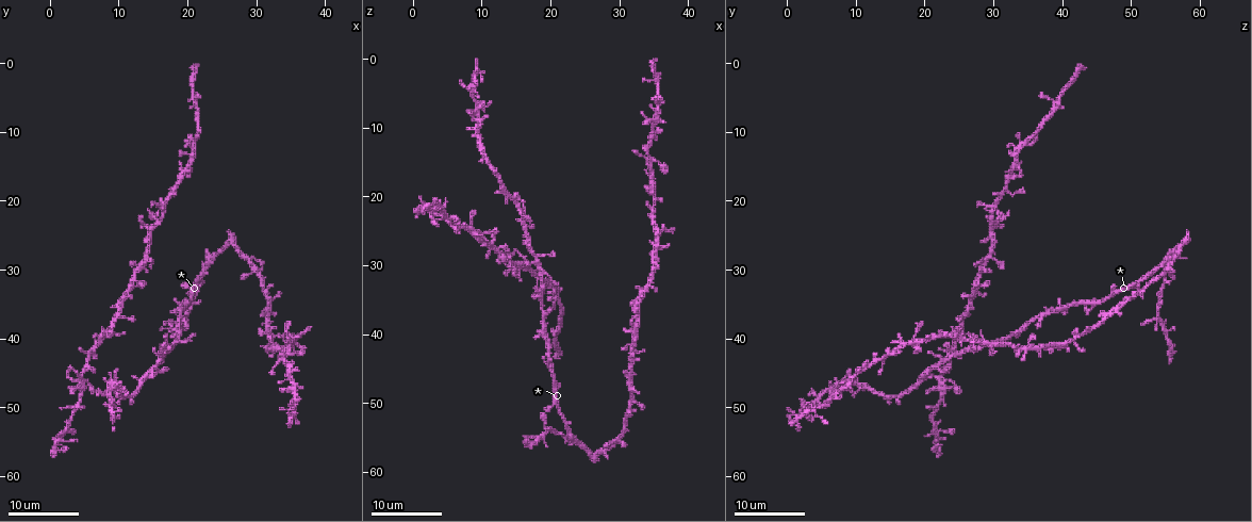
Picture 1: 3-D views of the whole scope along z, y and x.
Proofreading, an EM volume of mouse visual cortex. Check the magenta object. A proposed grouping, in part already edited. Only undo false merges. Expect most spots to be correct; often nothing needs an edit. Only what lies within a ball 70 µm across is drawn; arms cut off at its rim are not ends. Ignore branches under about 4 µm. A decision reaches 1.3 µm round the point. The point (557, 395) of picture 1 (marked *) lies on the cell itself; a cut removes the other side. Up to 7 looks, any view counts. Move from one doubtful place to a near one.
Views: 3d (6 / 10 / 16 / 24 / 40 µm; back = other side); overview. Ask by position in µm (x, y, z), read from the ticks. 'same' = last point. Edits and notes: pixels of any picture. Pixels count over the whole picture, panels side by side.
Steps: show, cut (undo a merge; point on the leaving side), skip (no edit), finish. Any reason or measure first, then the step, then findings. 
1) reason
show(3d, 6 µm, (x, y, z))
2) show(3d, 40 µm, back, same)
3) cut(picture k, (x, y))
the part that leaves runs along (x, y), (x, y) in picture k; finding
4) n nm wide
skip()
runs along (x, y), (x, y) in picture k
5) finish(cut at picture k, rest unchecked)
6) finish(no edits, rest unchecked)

show(3d, 24 µm, (15.5, 42.5, 23.5))

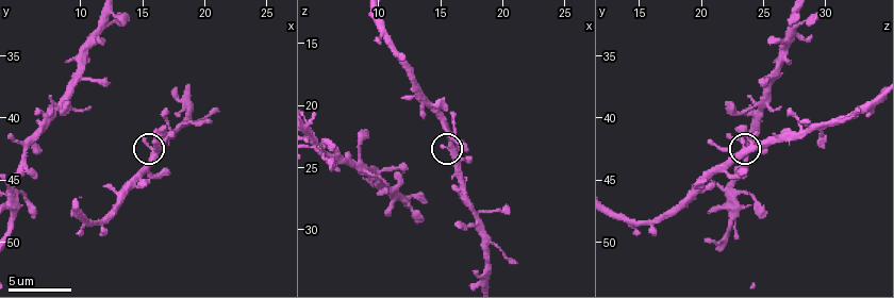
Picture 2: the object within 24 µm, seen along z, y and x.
show(3d, 10 µm, (15.4, 42.6, 23.4))

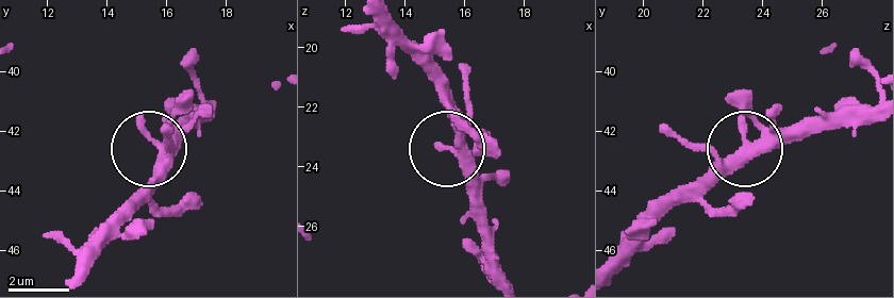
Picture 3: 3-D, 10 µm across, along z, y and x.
skip()
runs along (871, 109), (825, 111), (772, 129), (733, 149), (683, 200) in picture 3; one cell here

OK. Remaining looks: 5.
thin neck
show(3d, 24 µm, (9.5, 47.0, 10.5))

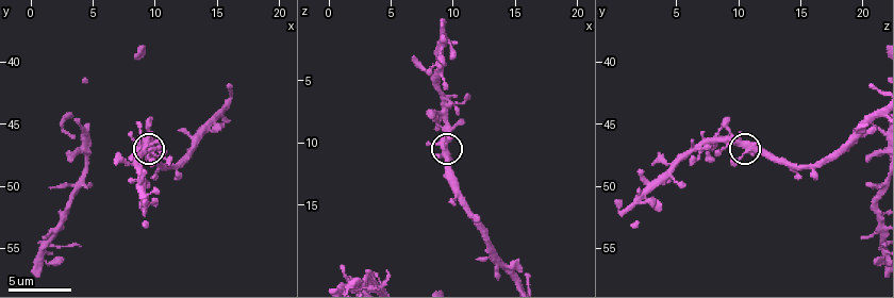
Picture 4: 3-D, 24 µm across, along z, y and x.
show(3d, 10 µm, (9.4, 47.0, 10.6))

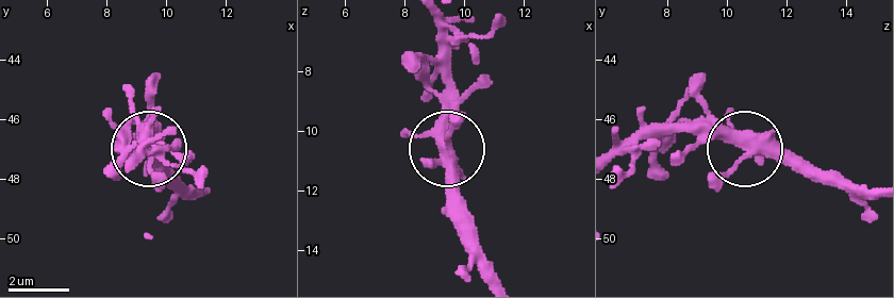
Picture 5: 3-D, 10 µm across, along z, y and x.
340 nm wide
skip()
all the same cell

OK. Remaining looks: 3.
a fork
show(3d, 10 µm, (9.6, 36.6, 25.6))

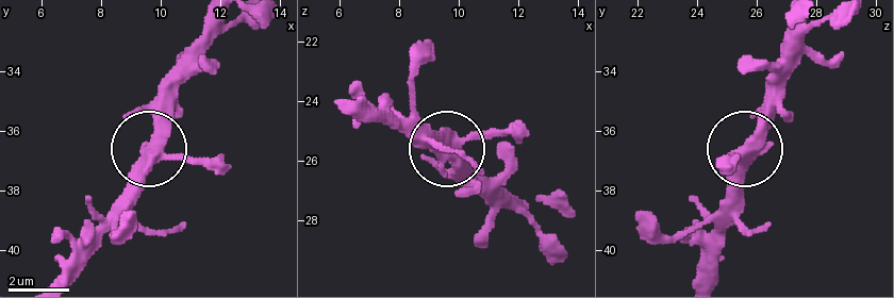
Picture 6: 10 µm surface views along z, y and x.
3 arms
skip()
all the same cell

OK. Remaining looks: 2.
finish(no edits, rest unchecked)

